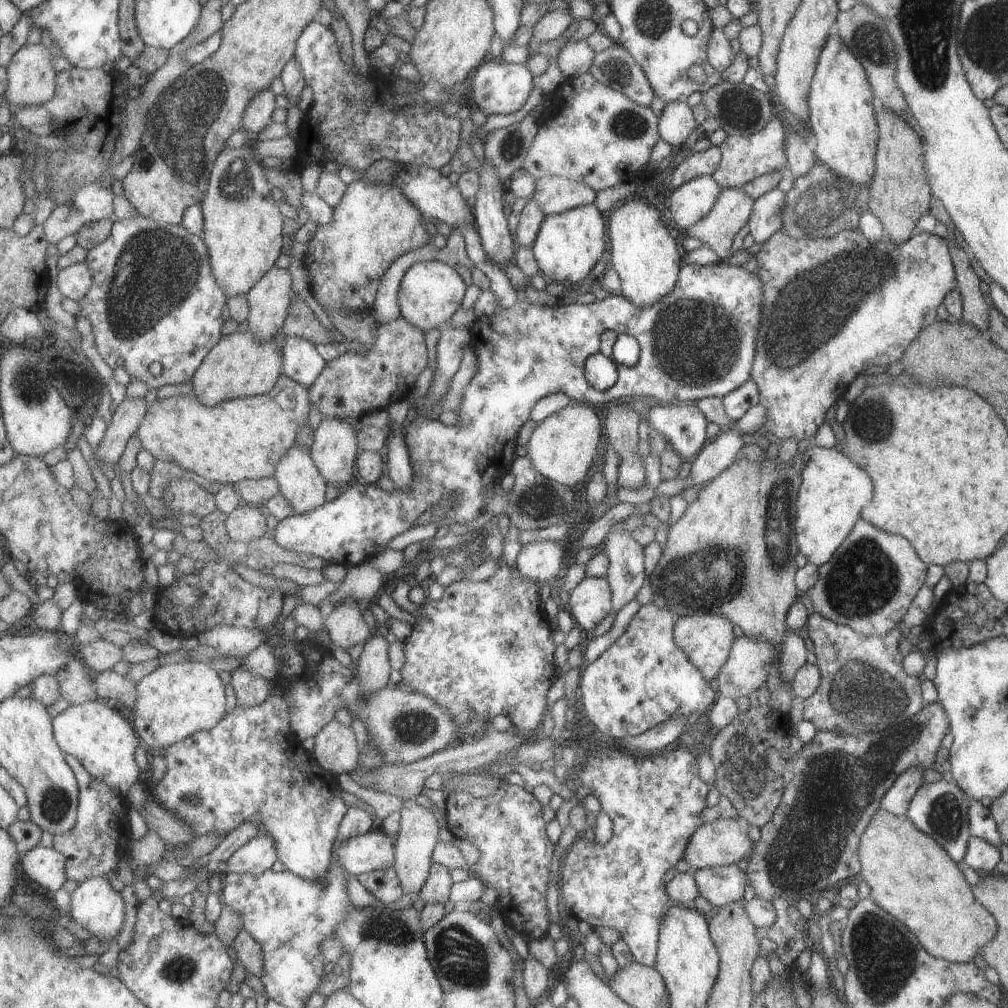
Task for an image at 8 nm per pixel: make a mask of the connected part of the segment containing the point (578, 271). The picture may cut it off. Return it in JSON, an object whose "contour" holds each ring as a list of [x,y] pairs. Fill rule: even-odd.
{"contour":[[[594,203],[575,208],[564,214],[552,214],[546,217],[542,232],[536,240],[536,252],[547,279],[555,281],[570,280],[574,285],[588,282],[588,274],[602,256],[606,248],[606,222]]]}

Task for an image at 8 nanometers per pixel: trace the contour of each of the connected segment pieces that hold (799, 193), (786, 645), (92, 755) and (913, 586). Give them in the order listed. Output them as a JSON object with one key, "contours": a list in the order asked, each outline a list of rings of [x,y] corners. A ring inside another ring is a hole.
{"contours":[[[[816,157],[814,166],[808,170],[808,174],[793,178],[792,188],[786,192],[784,208],[780,214],[782,230],[794,240],[800,240],[804,236],[832,238],[842,230],[856,230],[864,214],[864,210],[860,210],[860,206],[856,204],[859,193],[858,185],[840,178],[832,168],[828,168]]],[[[795,631],[787,632],[783,640],[781,657],[779,658],[780,676],[788,684],[791,684],[797,670],[806,663],[809,651],[806,649],[804,641]]],[[[95,700],[70,707],[55,718],[55,727],[56,740],[64,752],[78,756],[94,778],[104,780],[122,792],[124,798],[128,797],[130,789],[142,776],[143,768],[138,762],[137,752],[145,743],[122,712]]],[[[862,518],[852,526],[850,534],[840,543],[832,558],[820,565],[818,570],[816,584],[804,594],[811,600],[814,613],[836,624],[850,626],[852,630],[867,637],[884,636],[892,632],[908,614],[908,609],[927,577],[927,564],[920,560],[920,556],[906,538],[878,530]]]]}

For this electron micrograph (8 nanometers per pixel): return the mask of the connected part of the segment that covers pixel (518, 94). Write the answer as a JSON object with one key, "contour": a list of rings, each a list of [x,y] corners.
{"contour":[[[489,58],[473,76],[473,92],[470,98],[473,99],[474,105],[477,105],[487,116],[514,114],[514,112],[520,112],[528,104],[536,88],[536,77],[527,64],[512,63],[504,59],[496,62],[493,58]]]}

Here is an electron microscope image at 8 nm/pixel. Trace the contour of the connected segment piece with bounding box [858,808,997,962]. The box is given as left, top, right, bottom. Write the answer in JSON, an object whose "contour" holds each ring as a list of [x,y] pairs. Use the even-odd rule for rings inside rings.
{"contour":[[[880,808],[860,838],[858,858],[860,878],[870,886],[870,898],[888,914],[904,922],[932,956],[948,962],[970,962],[996,936],[996,919],[974,898],[972,885],[966,881],[957,862],[932,837],[916,828],[908,816],[896,816]]]}

